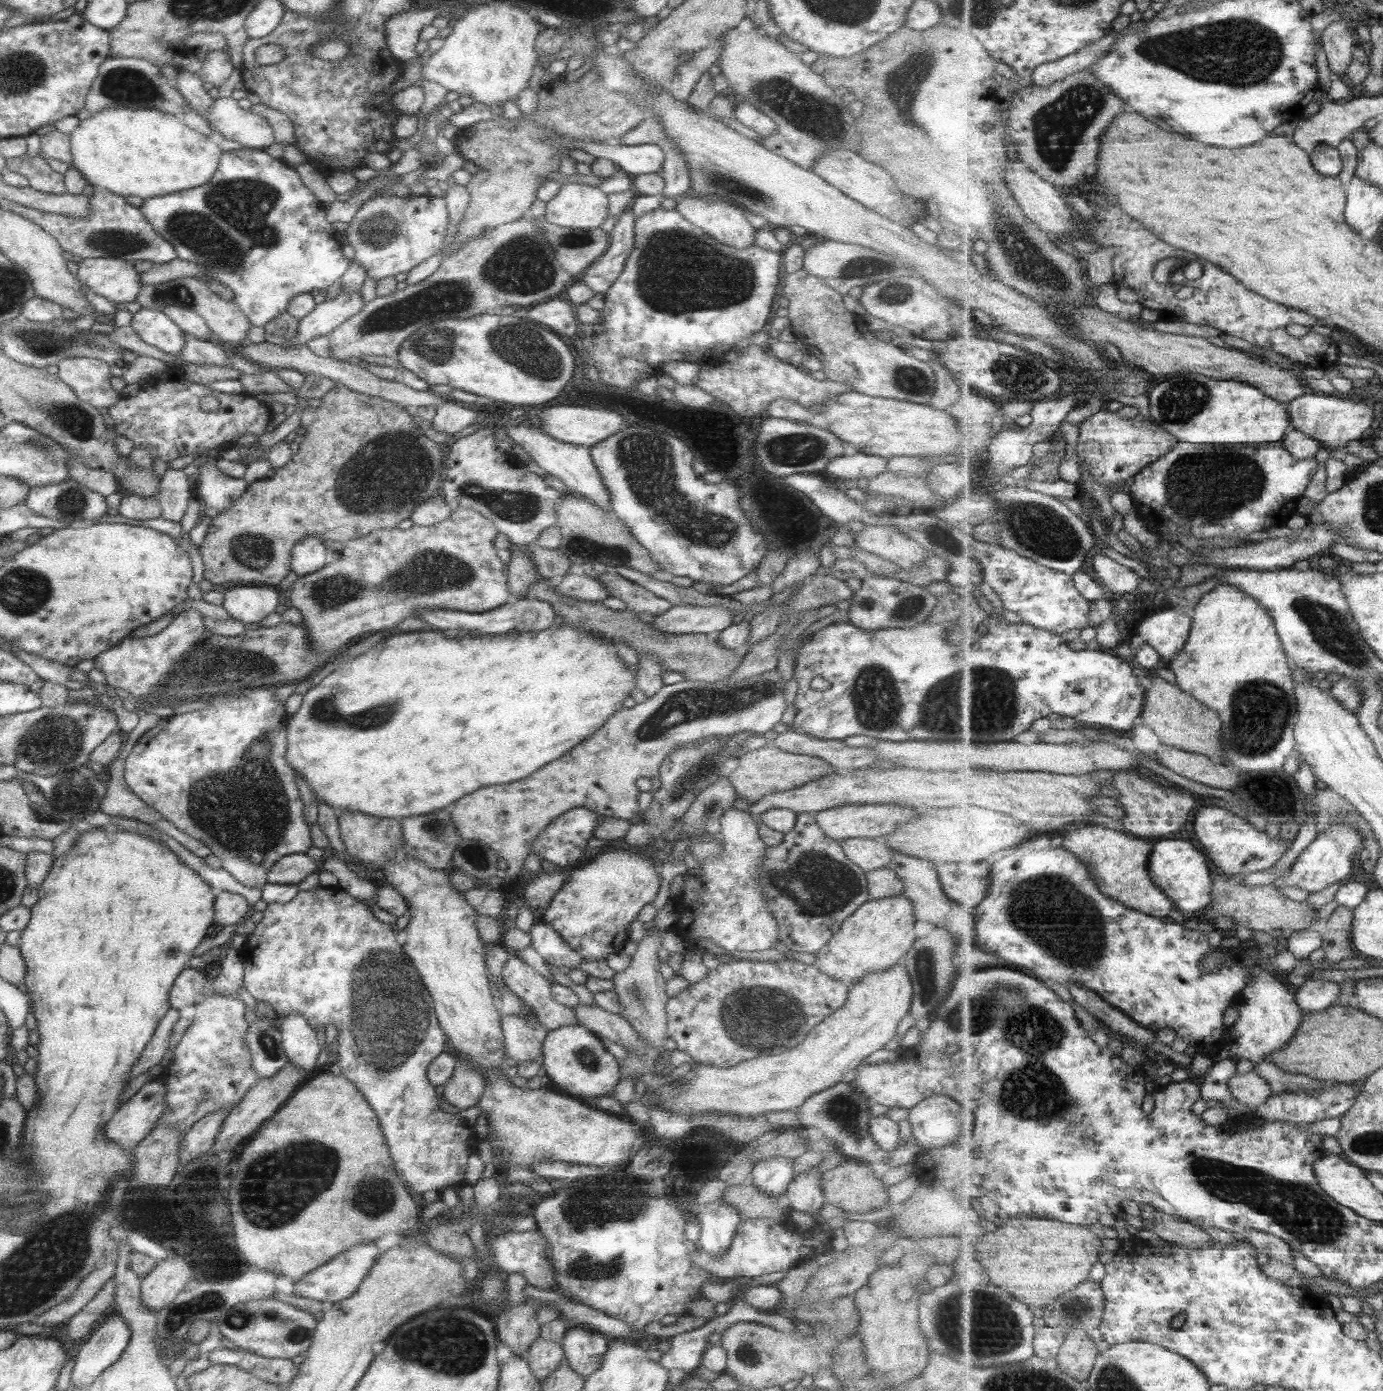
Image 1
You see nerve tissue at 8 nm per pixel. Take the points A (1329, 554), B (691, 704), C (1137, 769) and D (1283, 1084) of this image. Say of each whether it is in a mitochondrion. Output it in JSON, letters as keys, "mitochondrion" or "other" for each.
{"A":"other","B":"mitochondrion","C":"other","D":"mitochondrion"}

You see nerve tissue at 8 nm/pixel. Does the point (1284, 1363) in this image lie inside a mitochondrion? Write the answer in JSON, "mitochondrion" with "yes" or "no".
{"mitochondrion":"no"}

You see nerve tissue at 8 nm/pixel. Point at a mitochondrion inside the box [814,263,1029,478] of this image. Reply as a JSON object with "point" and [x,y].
{"point":[913,380]}

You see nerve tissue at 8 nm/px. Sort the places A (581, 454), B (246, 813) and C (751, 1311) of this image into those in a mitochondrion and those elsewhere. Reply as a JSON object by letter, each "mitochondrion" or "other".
{"A":"other","B":"mitochondrion","C":"other"}

